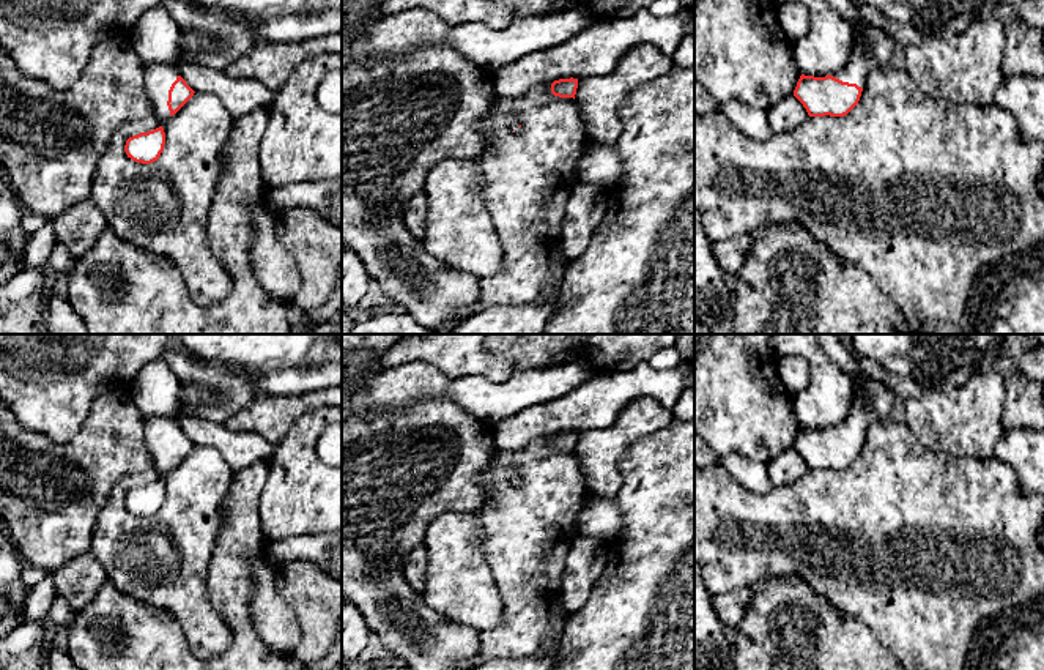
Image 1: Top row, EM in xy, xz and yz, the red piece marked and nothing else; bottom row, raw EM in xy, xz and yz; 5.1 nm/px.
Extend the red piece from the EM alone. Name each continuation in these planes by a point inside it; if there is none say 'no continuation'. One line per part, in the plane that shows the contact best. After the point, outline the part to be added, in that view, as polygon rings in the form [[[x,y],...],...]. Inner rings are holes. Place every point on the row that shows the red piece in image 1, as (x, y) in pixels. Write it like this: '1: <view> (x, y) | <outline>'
1: xy (158, 76) | [[[150,63],[145,65],[143,77],[153,106],[153,115],[162,120],[168,118],[168,90],[178,77],[178,66],[172,63]]]

